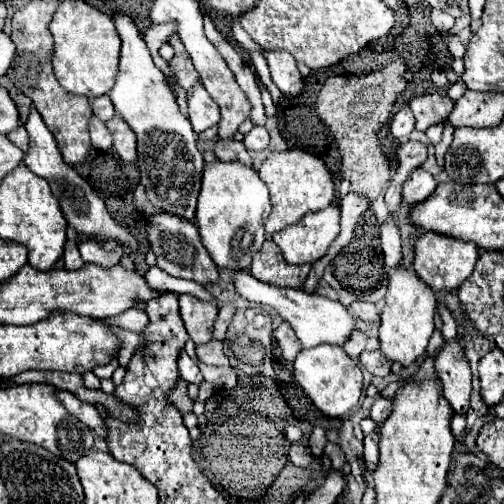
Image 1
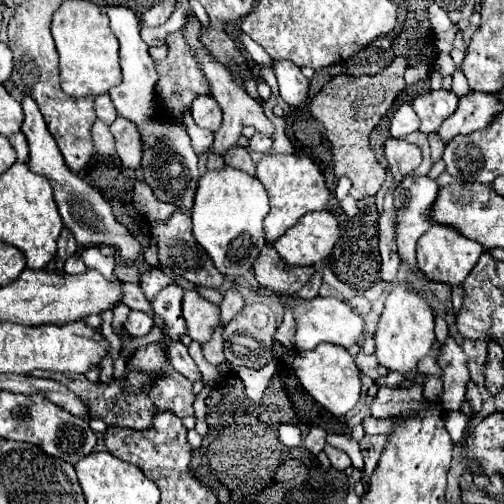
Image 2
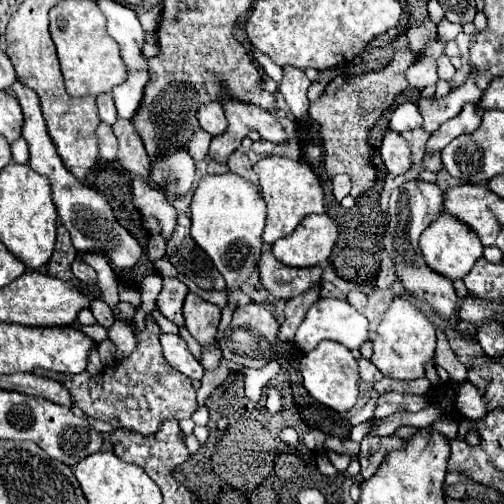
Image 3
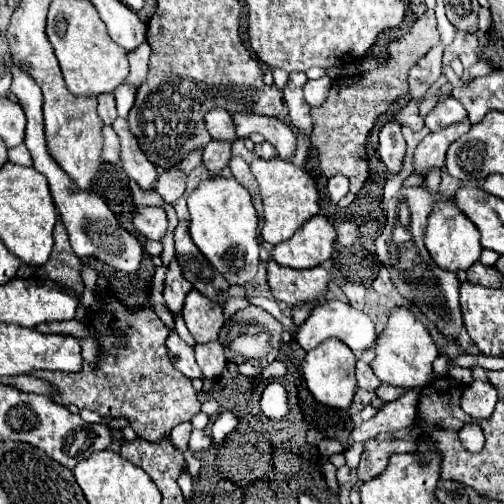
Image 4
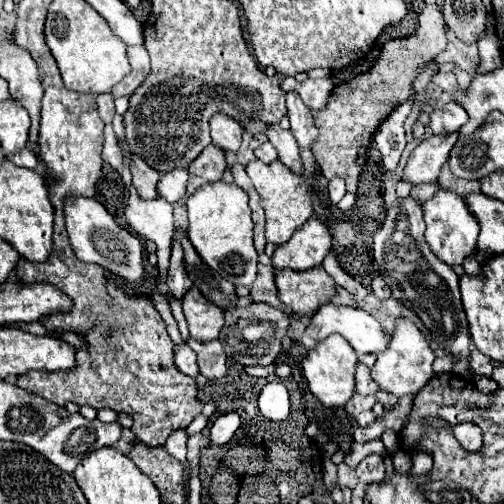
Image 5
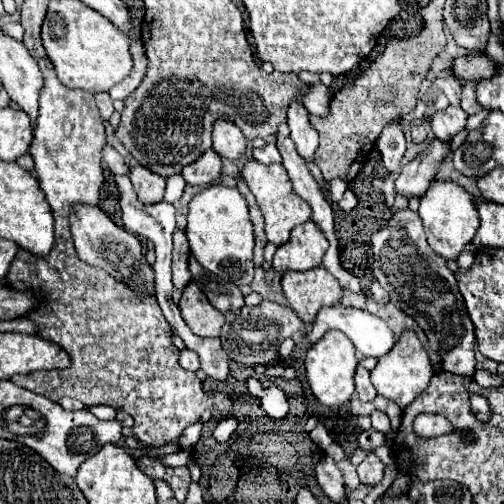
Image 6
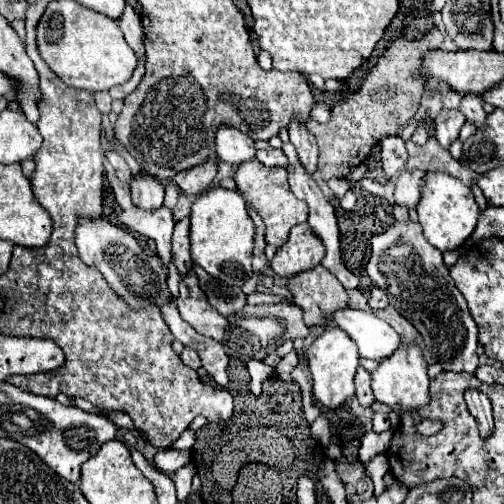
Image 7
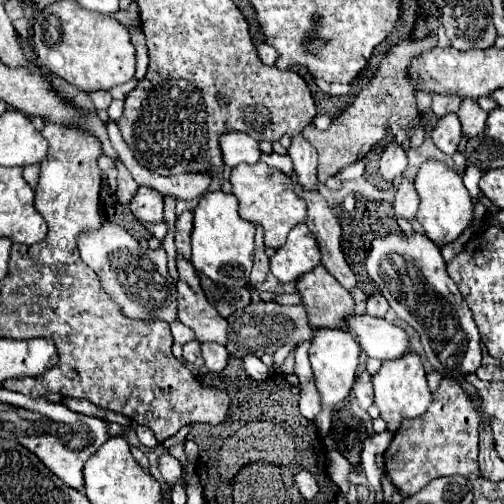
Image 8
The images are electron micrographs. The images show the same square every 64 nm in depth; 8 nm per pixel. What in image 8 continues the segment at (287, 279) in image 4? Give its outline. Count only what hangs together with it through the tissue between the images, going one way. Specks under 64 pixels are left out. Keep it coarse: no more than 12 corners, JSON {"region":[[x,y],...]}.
{"region":[[322,266],[298,280],[314,328],[348,328],[356,302]]}

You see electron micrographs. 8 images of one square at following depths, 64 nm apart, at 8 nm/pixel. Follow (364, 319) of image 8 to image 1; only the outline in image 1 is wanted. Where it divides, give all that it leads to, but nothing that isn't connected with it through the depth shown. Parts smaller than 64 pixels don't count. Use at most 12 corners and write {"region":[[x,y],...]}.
{"region":[[236,272],[246,300],[278,310],[302,348],[344,346],[356,318],[338,300]]}

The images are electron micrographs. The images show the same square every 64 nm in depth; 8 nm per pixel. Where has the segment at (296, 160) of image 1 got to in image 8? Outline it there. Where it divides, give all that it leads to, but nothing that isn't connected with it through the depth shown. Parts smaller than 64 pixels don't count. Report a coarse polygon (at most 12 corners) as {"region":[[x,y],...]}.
{"region":[[264,162],[230,174],[240,218],[266,248],[306,220],[292,180]]}

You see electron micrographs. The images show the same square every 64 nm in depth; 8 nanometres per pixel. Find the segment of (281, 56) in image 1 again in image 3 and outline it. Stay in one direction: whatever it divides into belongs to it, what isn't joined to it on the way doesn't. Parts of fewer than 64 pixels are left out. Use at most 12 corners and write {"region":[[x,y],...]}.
{"region":[[284,68],[278,92],[298,122],[308,120],[310,80],[302,70]]}

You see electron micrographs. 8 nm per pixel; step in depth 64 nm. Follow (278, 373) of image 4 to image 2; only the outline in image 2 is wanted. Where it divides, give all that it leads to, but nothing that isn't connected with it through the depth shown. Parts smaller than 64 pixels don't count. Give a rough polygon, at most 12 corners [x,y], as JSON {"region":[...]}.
{"region":[[276,362],[260,370],[238,366],[246,396],[262,398],[264,388],[276,374]]}

